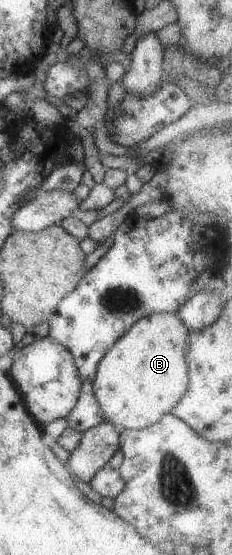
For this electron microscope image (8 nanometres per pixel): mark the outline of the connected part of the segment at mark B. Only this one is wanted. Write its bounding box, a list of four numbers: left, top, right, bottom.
[93,313,189,431]

